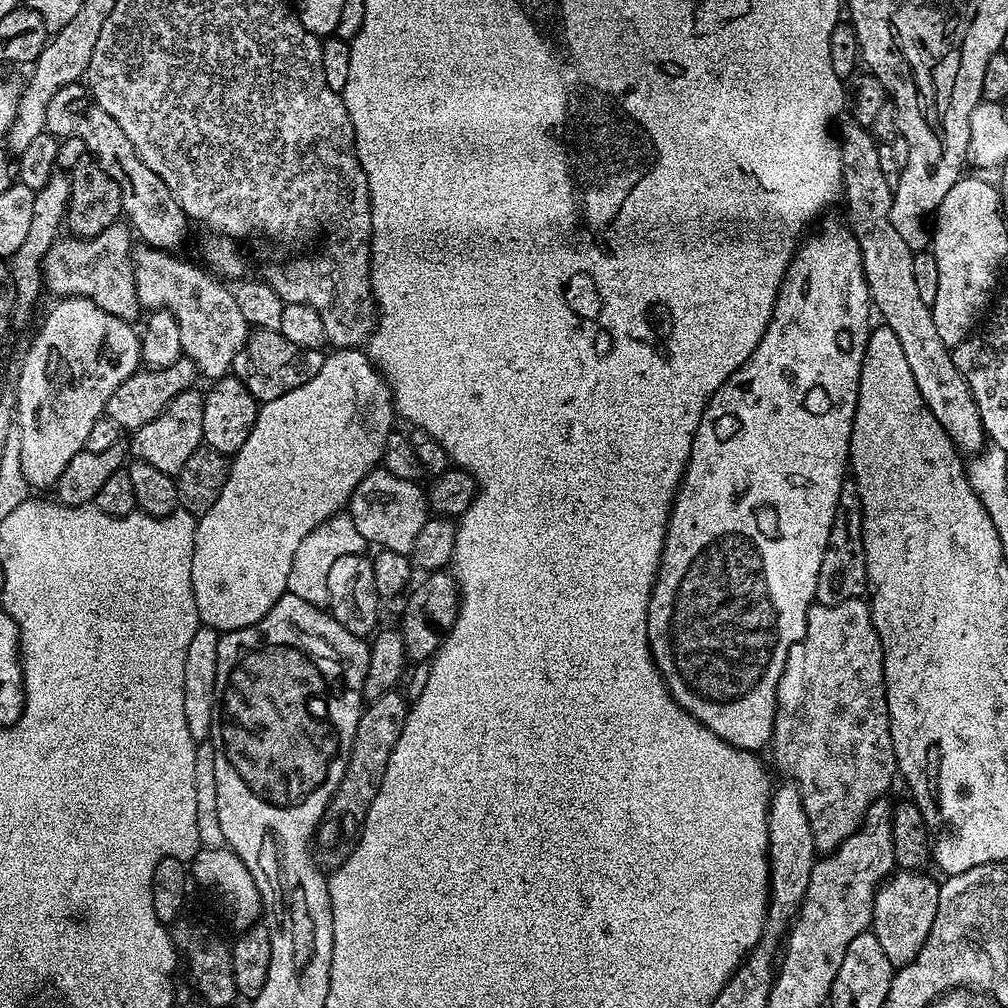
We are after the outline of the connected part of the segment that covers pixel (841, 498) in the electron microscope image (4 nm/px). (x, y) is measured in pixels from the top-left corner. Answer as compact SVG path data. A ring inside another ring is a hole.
M845 482L838 494L838 506L834 510L834 522L830 526L830 538L822 554L822 566L818 566L818 586L815 603L822 606L838 606L838 602L859 600L867 593L866 550L862 542L862 506L855 483Z

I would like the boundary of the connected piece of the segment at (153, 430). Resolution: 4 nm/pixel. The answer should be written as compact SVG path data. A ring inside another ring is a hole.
M191 387L178 398L174 398L168 403L167 410L161 416L146 422L146 426L135 429L132 436L131 455L137 460L146 462L150 466L155 466L157 470L162 470L167 476L175 478L186 466L186 458L194 454L204 444L202 434L202 410L204 409L204 392Z

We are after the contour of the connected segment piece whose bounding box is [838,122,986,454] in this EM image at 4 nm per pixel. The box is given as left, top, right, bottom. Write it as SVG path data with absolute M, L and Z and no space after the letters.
M855 122L844 124L841 128L839 125L838 128L842 170L844 171L842 200L848 203L846 223L860 247L859 256L862 258L862 266L866 274L868 293L872 295L875 311L884 315L883 323L890 330L894 330L894 334L898 334L898 342L902 342L902 351L906 353L906 362L910 365L910 374L914 374L914 382L918 386L920 397L926 402L934 418L938 418L938 422L944 427L946 434L951 438L952 443L958 446L961 453L979 453L985 447L986 437L978 406L974 402L974 394L970 394L970 386L966 378L962 378L958 366L954 366L954 358L950 349L942 342L942 338L938 338L938 330L934 326L930 305L922 302L921 296L918 295L914 282L914 258L912 257L914 248L906 242L906 238L902 238L902 234L898 234L898 230L894 230L894 222L890 222L890 206L894 189L890 186L890 182L886 182L882 174L882 165L878 159L880 144L868 132L871 131L865 125Z

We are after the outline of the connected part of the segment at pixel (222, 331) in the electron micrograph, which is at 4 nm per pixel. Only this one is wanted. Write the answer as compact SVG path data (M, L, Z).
M140 246L132 254L141 309L169 311L181 331L183 355L195 364L201 377L209 376L209 381L215 382L232 372L234 358L248 341L250 326L238 310L235 291L227 288L224 285L227 283L221 282L211 271L200 268L188 260L179 260L176 254L163 248Z

